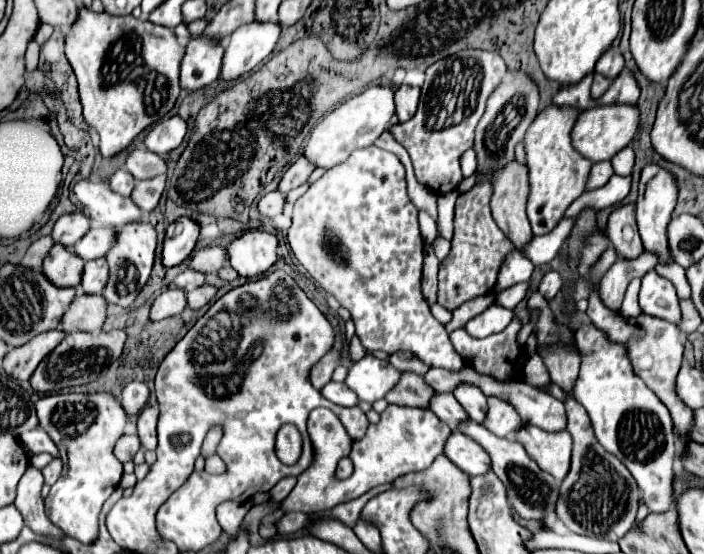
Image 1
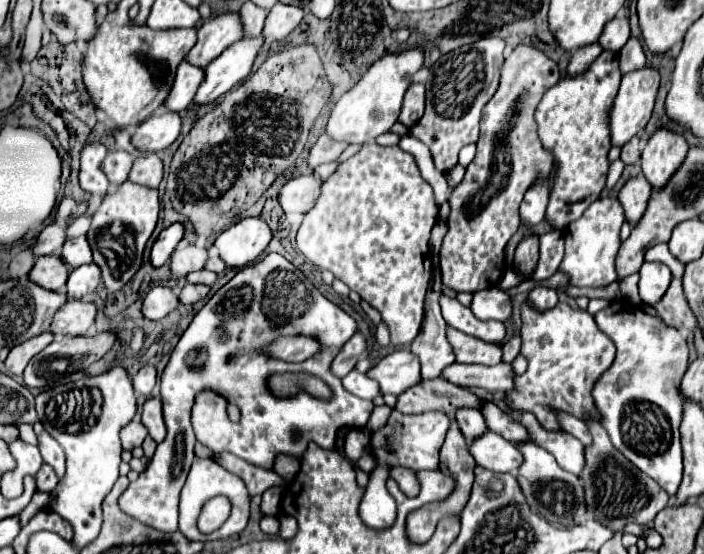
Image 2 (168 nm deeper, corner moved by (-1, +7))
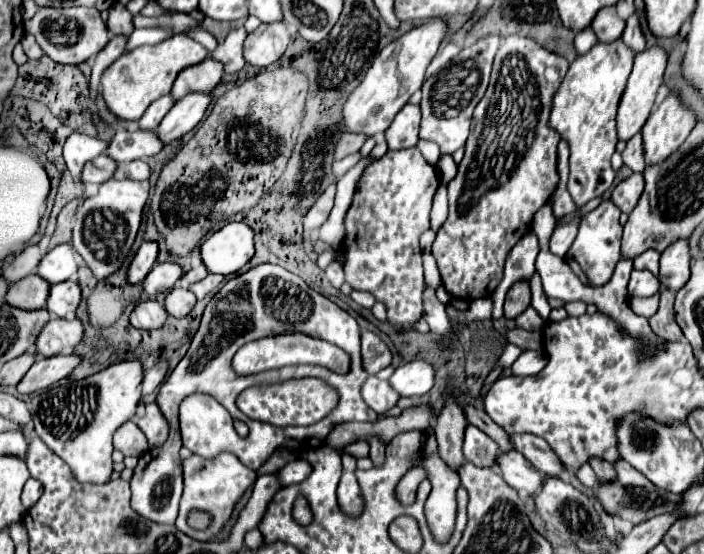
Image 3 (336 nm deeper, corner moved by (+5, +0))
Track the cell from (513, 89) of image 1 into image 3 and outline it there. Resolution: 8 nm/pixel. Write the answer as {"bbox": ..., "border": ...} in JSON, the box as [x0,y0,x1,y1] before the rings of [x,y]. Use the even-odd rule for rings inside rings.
{"bbox":[433,36,569,300],"border":[[[507,36],[495,56],[487,94],[477,104],[471,138],[457,176],[447,184],[449,218],[433,242],[445,290],[461,300],[491,296],[503,278],[507,252],[531,228],[531,218],[557,186],[559,136],[547,126],[551,94],[569,64],[531,38]],[[553,70],[555,82],[547,80]]]}

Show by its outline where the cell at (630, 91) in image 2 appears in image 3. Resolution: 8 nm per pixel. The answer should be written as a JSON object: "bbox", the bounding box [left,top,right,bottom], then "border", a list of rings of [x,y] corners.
{"bbox":[617,46,667,142],"border":[[[653,46],[649,50],[643,50],[641,54],[635,56],[635,64],[633,64],[633,70],[629,74],[629,80],[627,80],[625,92],[623,92],[621,102],[619,102],[619,110],[617,110],[617,136],[619,136],[619,140],[625,140],[627,142],[647,122],[647,118],[649,118],[649,114],[653,110],[653,104],[655,104],[657,88],[663,82],[665,64],[667,64],[667,54],[659,46]]]}

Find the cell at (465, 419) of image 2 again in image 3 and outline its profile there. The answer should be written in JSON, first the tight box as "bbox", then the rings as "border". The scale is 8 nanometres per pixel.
{"bbox":[463,426,499,466],"border":[[[467,426],[463,438],[463,454],[465,460],[475,466],[493,466],[495,454],[499,454],[499,446],[477,426]]]}

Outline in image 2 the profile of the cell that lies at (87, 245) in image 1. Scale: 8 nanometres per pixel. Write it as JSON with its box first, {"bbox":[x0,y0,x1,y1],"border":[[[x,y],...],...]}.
{"bbox":[61,235,93,269],"border":[[[81,235],[81,237],[75,237],[75,239],[65,241],[63,251],[61,251],[61,259],[63,259],[63,263],[65,263],[69,269],[75,269],[75,267],[93,263],[91,247],[89,247],[89,243],[87,243],[87,237]]]}

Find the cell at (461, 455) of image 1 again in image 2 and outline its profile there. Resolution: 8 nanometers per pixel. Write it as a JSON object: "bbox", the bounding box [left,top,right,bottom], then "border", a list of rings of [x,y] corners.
{"bbox":[469,433,521,473],"border":[[[485,433],[469,445],[471,455],[475,457],[477,465],[487,467],[499,473],[513,473],[521,467],[521,451],[507,439],[501,439],[497,433]]]}

